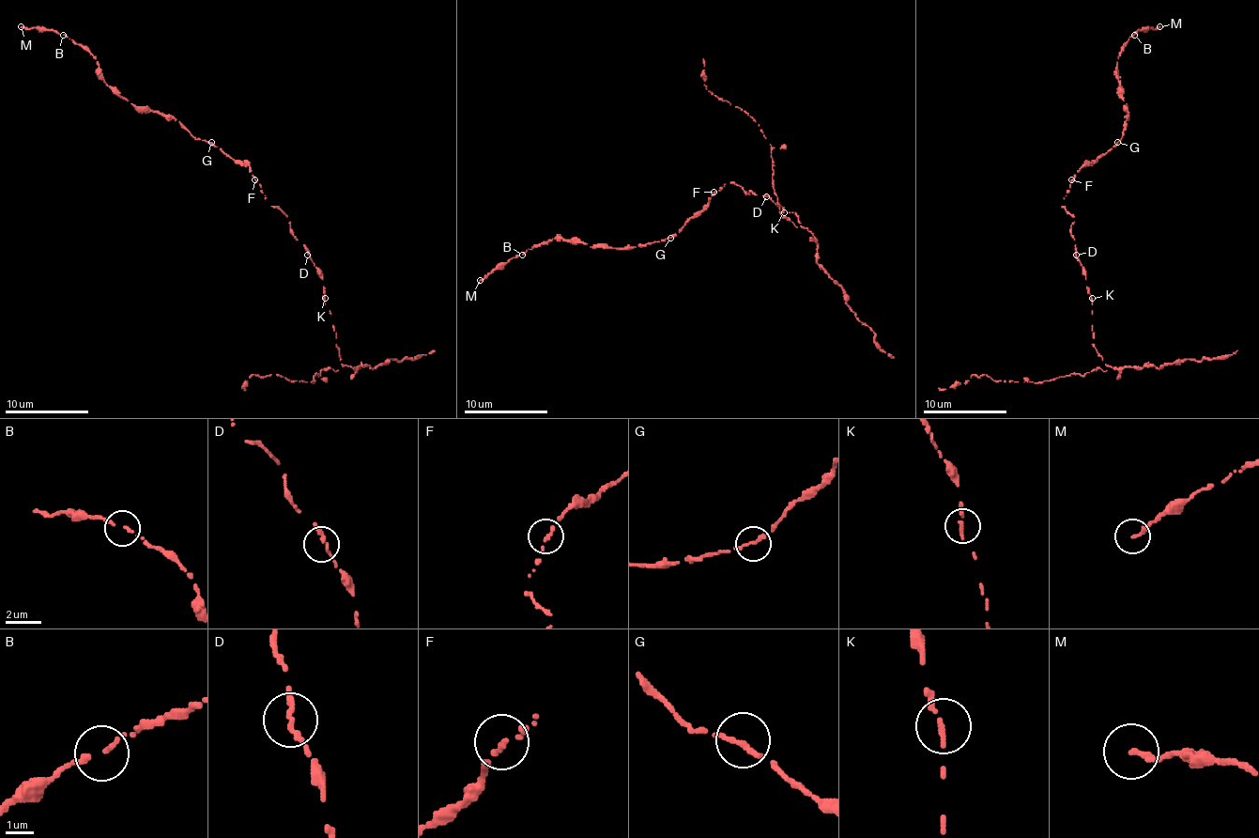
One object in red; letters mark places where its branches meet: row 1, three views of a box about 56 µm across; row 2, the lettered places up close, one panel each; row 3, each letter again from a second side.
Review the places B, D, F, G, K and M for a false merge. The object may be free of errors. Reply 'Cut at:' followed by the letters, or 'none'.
Cut at: none

